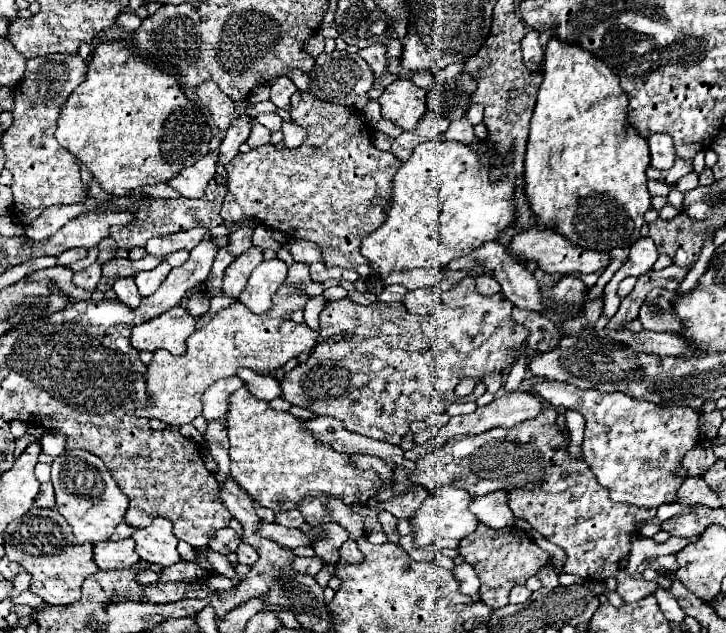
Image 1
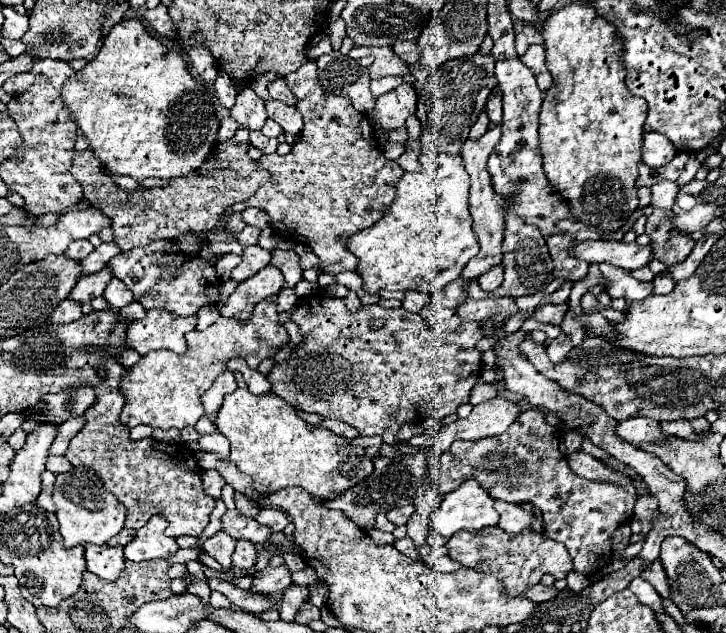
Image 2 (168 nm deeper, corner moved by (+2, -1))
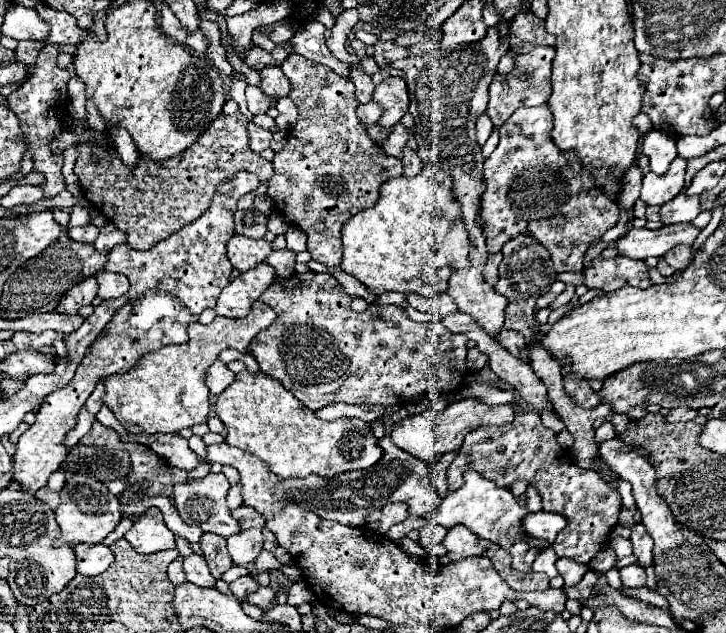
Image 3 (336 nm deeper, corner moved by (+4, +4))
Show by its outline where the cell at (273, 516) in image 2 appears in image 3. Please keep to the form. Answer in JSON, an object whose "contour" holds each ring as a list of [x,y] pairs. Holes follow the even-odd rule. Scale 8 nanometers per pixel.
{"contour":[[[242,504],[240,508],[232,510],[232,514],[240,522],[242,528],[258,528],[258,530],[262,530],[266,526],[266,518],[260,512],[256,512],[254,508],[250,508],[250,506]]]}

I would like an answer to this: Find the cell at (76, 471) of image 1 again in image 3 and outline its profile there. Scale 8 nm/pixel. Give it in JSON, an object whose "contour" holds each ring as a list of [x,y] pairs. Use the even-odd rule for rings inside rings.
{"contour":[[[70,474],[66,488],[62,488],[60,506],[56,508],[56,522],[62,530],[62,534],[54,542],[54,546],[62,546],[62,544],[74,546],[78,542],[98,544],[116,528],[116,524],[120,520],[122,520],[120,502],[104,484],[100,484],[98,480],[88,478],[84,474]]]}

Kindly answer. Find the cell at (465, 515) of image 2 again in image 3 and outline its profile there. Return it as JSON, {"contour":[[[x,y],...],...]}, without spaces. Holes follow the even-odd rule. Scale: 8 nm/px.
{"contour":[[[468,470],[464,474],[464,484],[462,488],[450,492],[442,504],[438,506],[438,510],[432,514],[432,520],[436,520],[438,524],[442,524],[446,530],[454,528],[456,524],[466,526],[468,530],[472,530],[476,536],[486,538],[490,542],[496,542],[498,546],[502,546],[504,550],[508,550],[512,554],[512,566],[516,570],[522,572],[530,572],[530,566],[536,558],[536,554],[540,552],[534,546],[522,544],[522,538],[526,536],[524,530],[520,528],[520,520],[528,514],[526,502],[524,498],[516,500],[512,496],[512,492],[508,488],[498,488],[492,480],[482,478],[476,470]]]}

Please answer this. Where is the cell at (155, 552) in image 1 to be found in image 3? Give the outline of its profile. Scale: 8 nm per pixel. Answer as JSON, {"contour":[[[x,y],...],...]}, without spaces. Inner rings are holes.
{"contour":[[[148,508],[134,522],[134,526],[126,532],[124,538],[140,554],[154,554],[154,552],[160,552],[160,550],[176,548],[174,534],[166,528],[164,516],[162,516],[162,512],[158,512],[158,508]]]}

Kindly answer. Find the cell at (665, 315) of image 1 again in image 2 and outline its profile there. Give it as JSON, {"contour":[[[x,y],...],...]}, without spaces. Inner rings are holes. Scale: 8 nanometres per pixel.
{"contour":[[[664,271],[664,273],[658,273],[656,277],[654,277],[654,293],[670,293],[672,289],[674,289],[674,279],[672,277],[668,277],[666,275],[668,271]]]}

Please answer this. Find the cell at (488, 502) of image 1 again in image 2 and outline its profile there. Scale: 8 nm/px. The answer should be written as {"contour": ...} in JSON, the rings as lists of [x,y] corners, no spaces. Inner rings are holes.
{"contour":[[[496,501],[494,507],[500,513],[498,527],[502,527],[506,533],[518,535],[518,533],[522,533],[526,529],[532,529],[532,521],[534,521],[532,511],[524,511],[520,505],[506,503],[506,501]]]}

